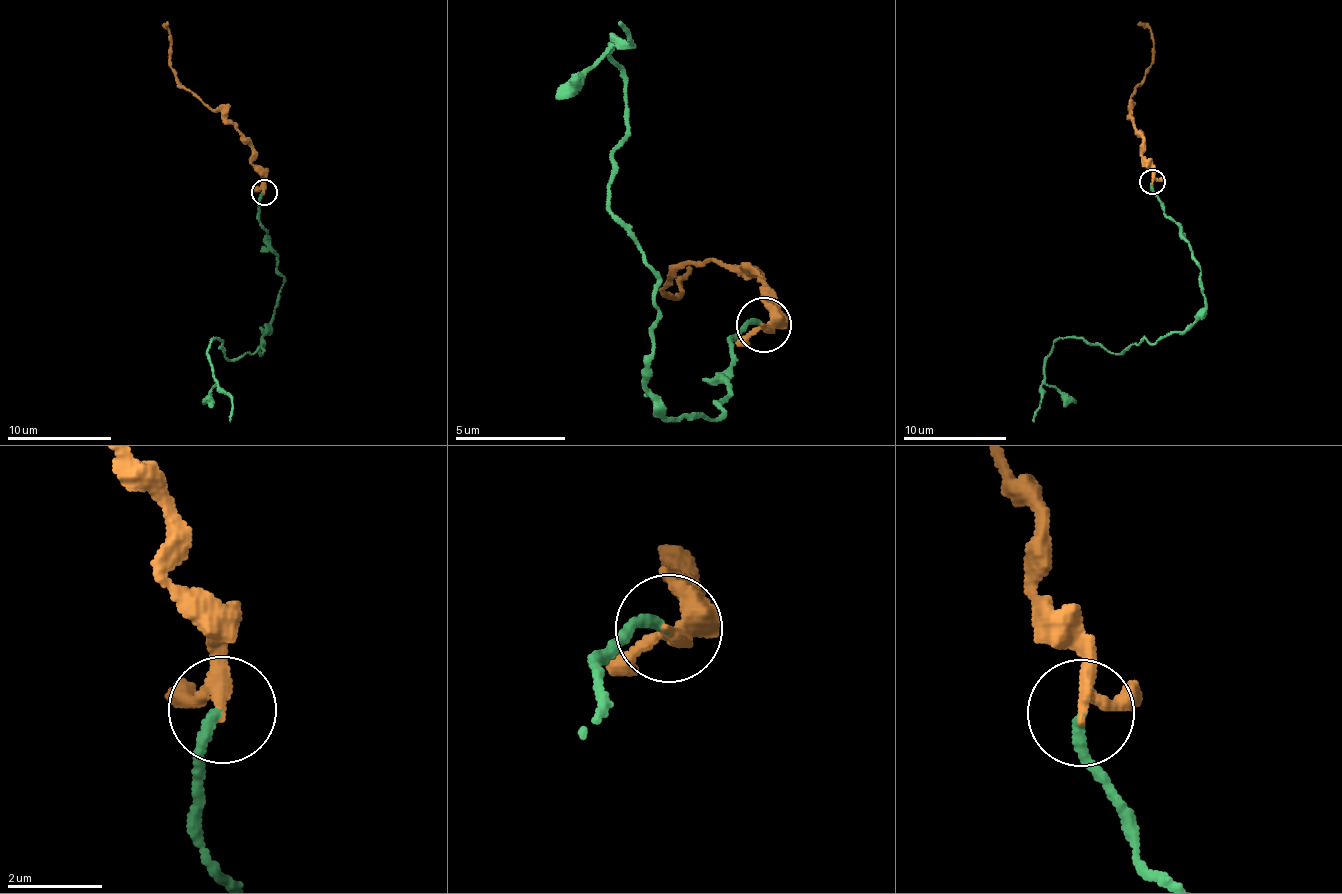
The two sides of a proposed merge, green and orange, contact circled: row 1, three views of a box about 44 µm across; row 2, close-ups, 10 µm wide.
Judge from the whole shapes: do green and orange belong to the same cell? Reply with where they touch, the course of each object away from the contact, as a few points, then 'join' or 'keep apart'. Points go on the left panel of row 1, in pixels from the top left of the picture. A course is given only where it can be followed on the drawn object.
(264, 192) | green via (265, 191), (260, 220), (284, 278), (263, 353), (230, 360), (214, 337), (212, 377), (233, 406), (230, 421) | orange via (265, 191), (265, 175), (253, 162), (253, 146), (231, 122), (183, 88), (170, 58), (167, 23) | join

